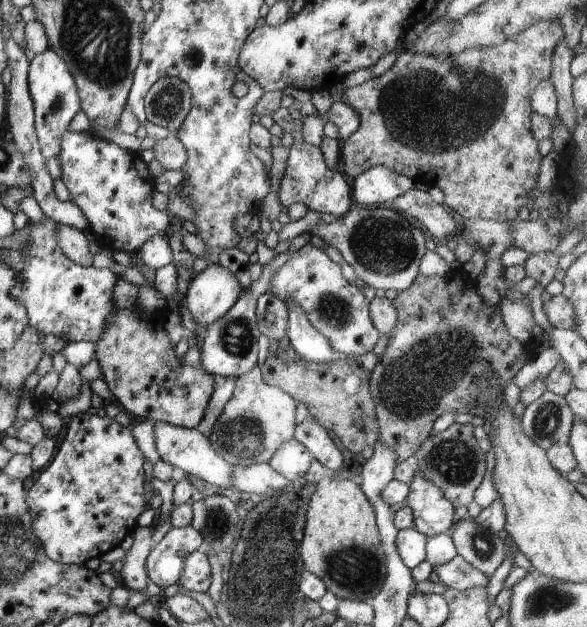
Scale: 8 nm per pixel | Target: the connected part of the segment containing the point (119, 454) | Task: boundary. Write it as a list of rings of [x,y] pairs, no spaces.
[[[93,411],[72,416],[67,420],[66,427],[61,435],[61,440],[52,460],[48,463],[46,468],[37,472],[33,480],[28,483],[25,492],[25,501],[29,508],[29,513],[32,515],[31,527],[34,536],[40,540],[42,548],[50,560],[67,565],[84,565],[87,560],[91,558],[100,559],[106,552],[111,552],[112,549],[120,546],[122,540],[124,540],[126,536],[131,535],[133,530],[138,527],[138,516],[148,508],[146,498],[144,497],[144,468],[142,467],[144,466],[144,459],[146,458],[142,454],[141,448],[136,444],[134,435],[129,429],[129,423],[131,423],[131,419],[111,420],[109,417],[102,417],[100,414]]]

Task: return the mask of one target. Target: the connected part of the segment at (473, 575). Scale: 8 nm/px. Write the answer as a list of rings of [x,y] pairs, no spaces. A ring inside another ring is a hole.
[[[456,555],[450,562],[442,566],[434,567],[434,570],[445,587],[457,591],[484,589],[489,582],[487,576],[469,565],[460,555]]]

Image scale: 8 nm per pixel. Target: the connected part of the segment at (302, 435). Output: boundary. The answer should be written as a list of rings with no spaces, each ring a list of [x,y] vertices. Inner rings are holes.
[[[310,415],[304,419],[302,424],[297,425],[294,438],[303,444],[314,460],[318,460],[325,468],[334,472],[342,470],[344,456],[340,448],[332,441],[328,431]]]

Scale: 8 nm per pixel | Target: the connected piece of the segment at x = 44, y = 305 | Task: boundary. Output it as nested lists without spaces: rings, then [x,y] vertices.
[[[45,218],[43,223],[34,225],[31,221],[31,237],[27,248],[20,251],[25,256],[25,267],[17,274],[18,282],[11,288],[12,296],[16,297],[27,310],[29,324],[40,332],[64,336],[66,342],[95,342],[102,336],[106,319],[115,311],[112,289],[119,277],[110,269],[95,269],[74,264],[61,250],[57,243],[58,223]]]

